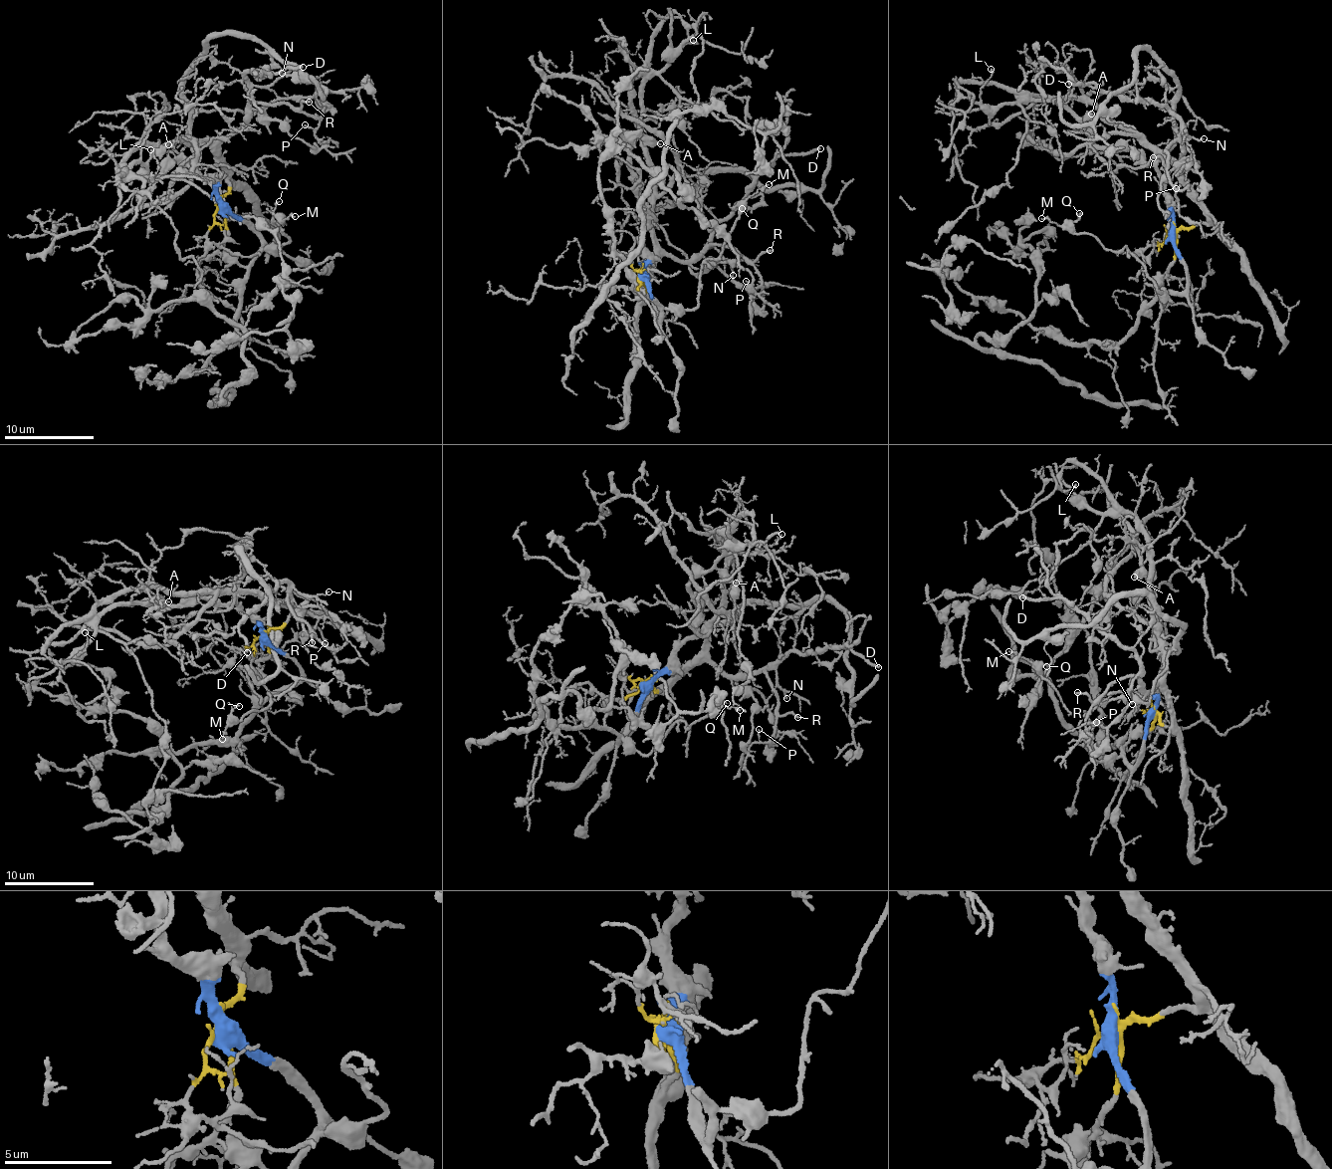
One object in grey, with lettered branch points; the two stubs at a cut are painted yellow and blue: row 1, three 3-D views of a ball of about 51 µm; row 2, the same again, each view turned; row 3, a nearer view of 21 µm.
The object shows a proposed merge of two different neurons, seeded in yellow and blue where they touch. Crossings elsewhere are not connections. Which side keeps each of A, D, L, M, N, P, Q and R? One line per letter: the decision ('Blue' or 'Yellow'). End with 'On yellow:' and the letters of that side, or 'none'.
A: Blue
D: Yellow
L: Blue
M: Blue
N: Yellow
P: Yellow
Q: Blue
R: Yellow
On yellow: D, N, P, R

